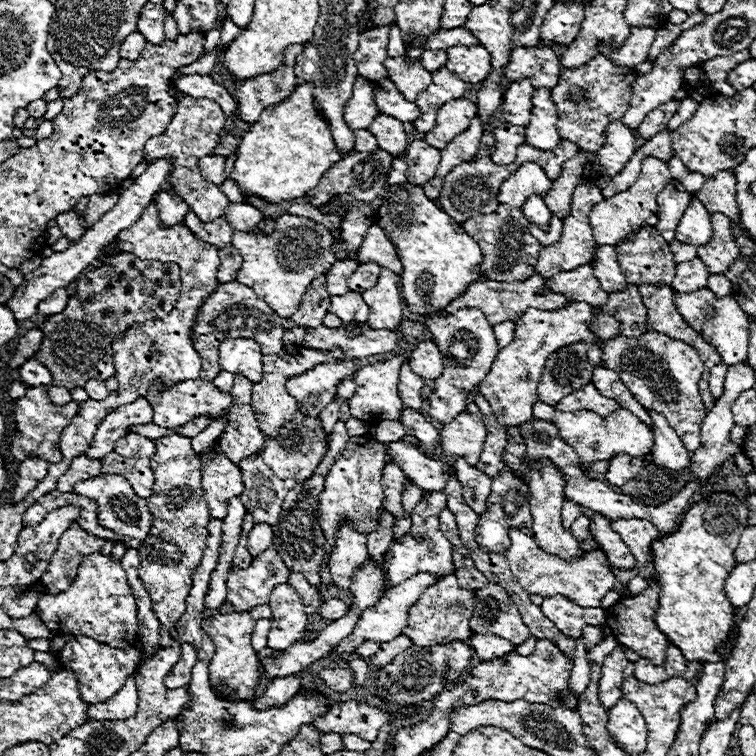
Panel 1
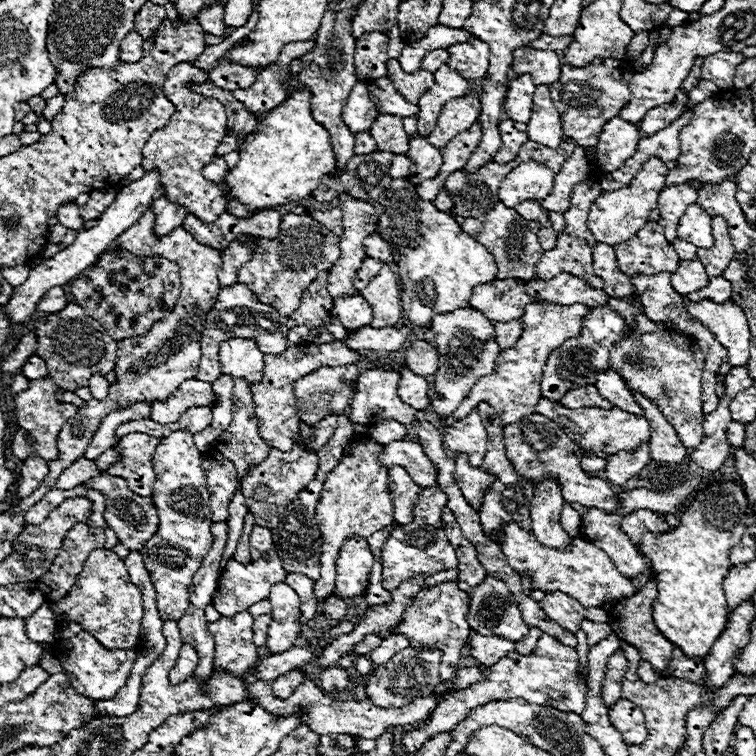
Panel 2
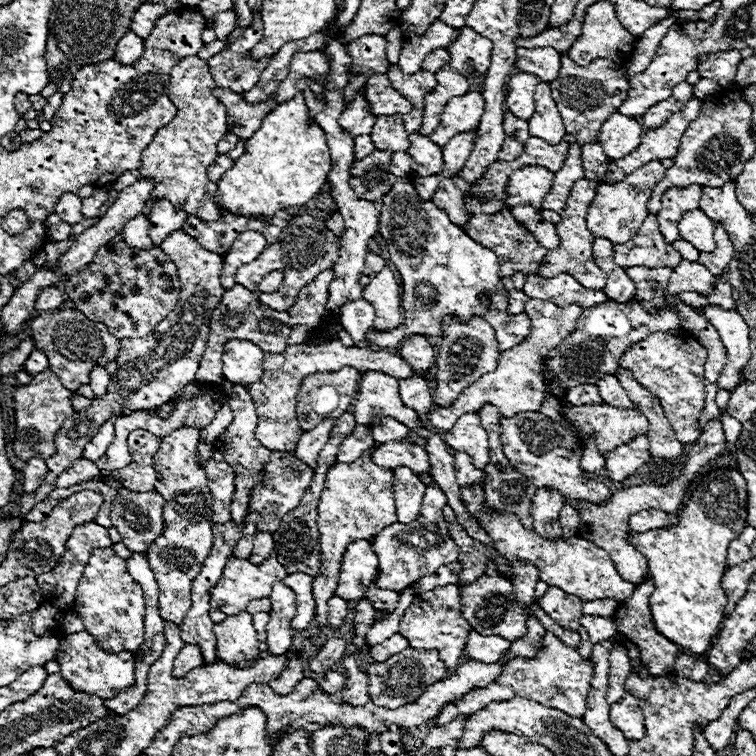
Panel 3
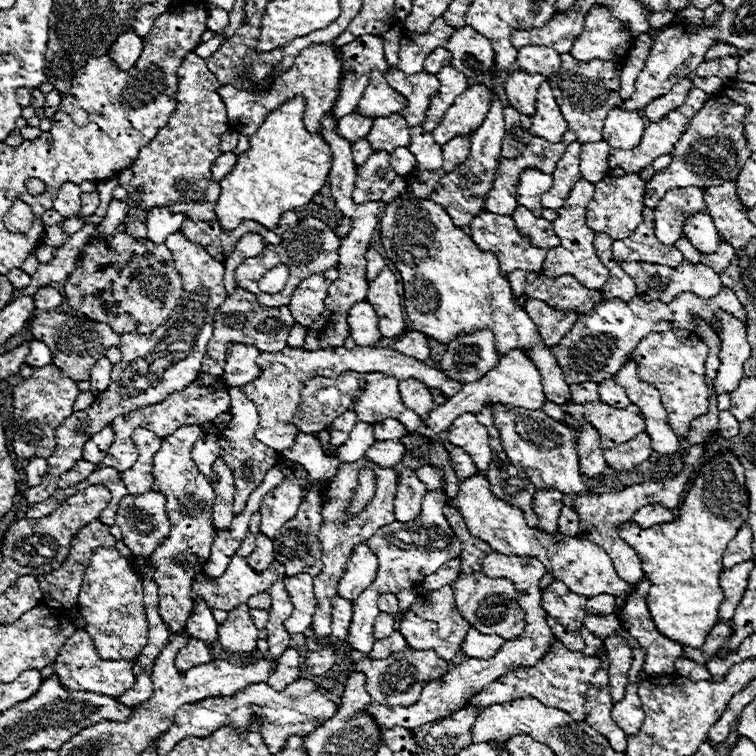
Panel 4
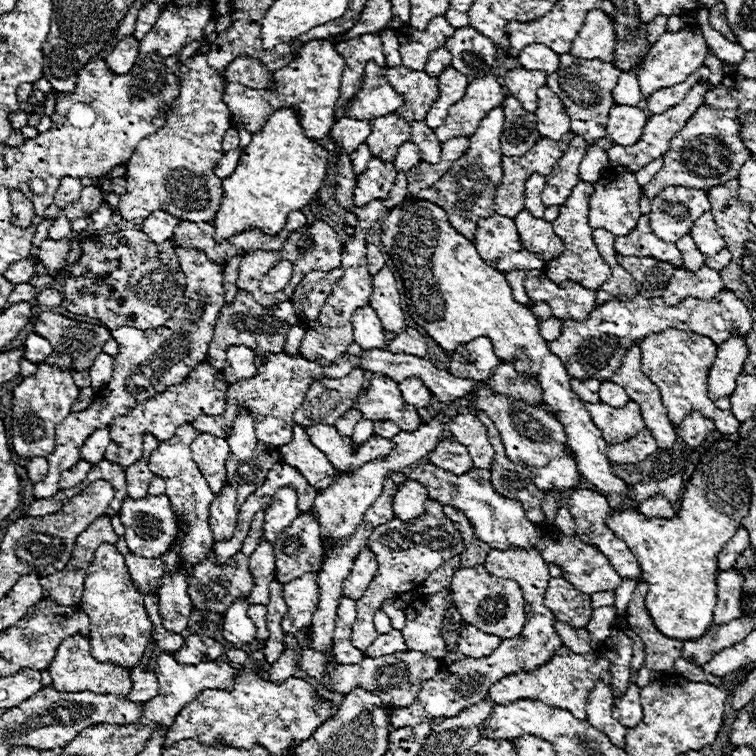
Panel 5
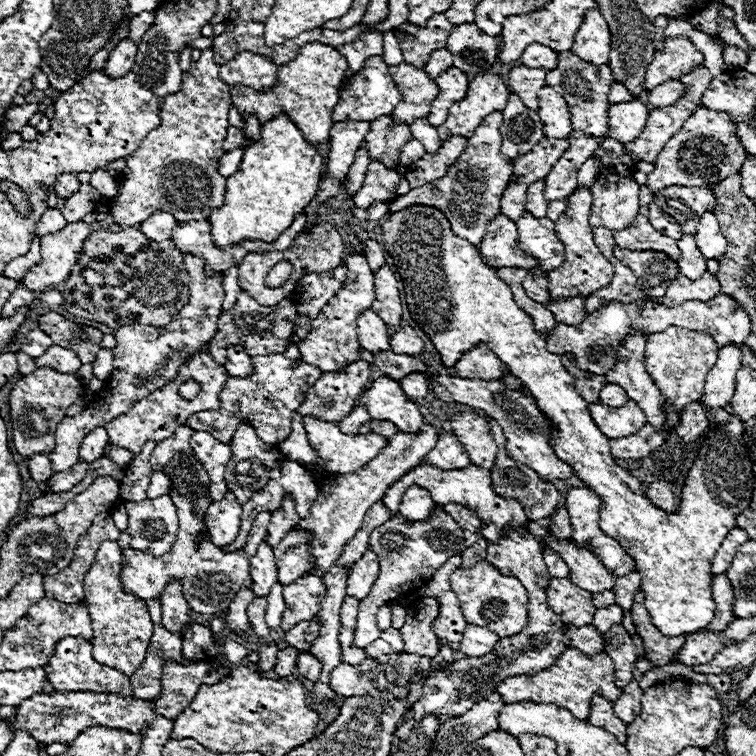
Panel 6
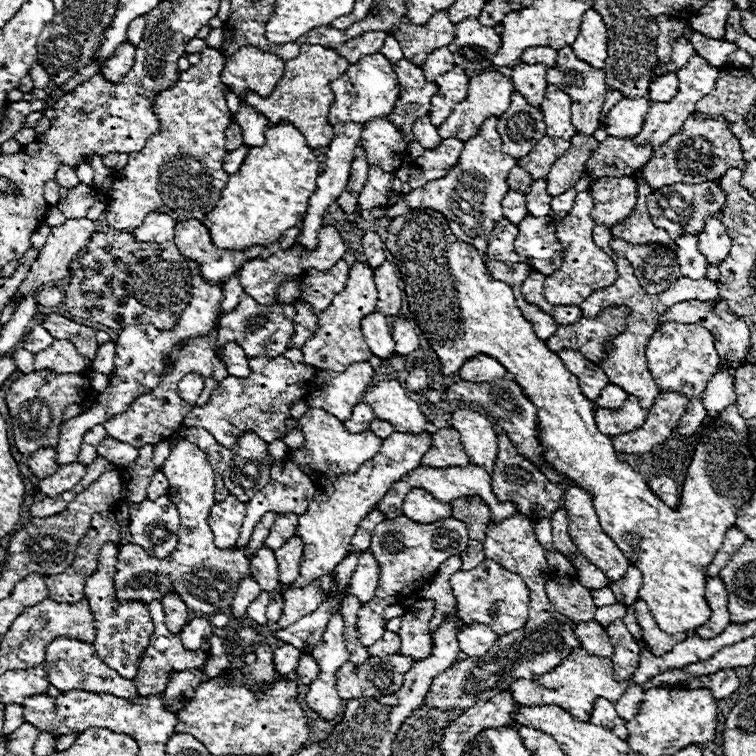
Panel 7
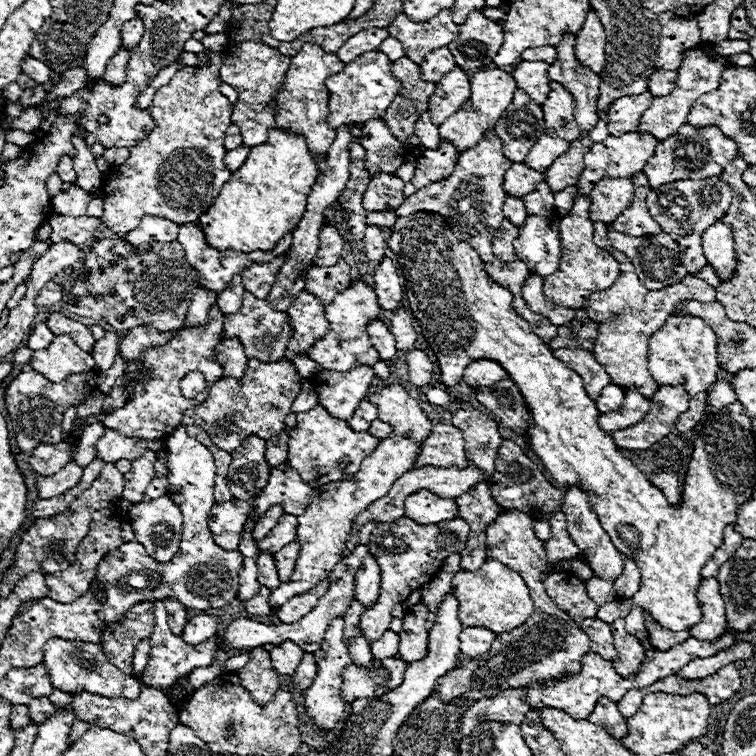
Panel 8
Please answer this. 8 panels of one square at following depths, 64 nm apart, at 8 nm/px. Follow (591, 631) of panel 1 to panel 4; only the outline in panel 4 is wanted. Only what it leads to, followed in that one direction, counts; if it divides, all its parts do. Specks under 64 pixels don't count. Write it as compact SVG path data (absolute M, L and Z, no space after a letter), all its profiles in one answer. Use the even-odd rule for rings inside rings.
M610 614L610 616L604 616L604 618L598 618L598 616L586 616L586 620L584 620L584 626L588 628L588 630L592 630L594 634L598 634L598 636L602 636L602 638L606 638L606 636L610 636L612 632L616 632L616 630L620 630L622 626L620 626L620 620L618 620L618 616L614 616L614 614Z

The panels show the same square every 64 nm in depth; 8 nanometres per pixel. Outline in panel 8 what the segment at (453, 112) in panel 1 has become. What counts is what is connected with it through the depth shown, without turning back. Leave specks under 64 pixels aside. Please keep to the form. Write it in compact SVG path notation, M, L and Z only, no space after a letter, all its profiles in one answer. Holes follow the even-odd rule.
M482 68L480 72L472 74L470 82L472 82L470 100L462 106L462 110L458 110L454 116L450 116L450 120L446 120L440 126L440 138L454 144L454 148L458 152L464 152L464 150L476 146L482 140L484 132L492 130L496 126L496 120L510 106L512 96L518 88L514 76L506 70L500 70L500 68Z

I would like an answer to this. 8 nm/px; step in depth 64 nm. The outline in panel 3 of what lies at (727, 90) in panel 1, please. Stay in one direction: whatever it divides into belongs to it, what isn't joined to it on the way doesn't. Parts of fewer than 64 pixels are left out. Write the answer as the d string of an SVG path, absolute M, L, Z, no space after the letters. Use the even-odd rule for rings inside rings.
M738 50L711 53L706 61L698 64L697 70L702 78L718 80L722 88L730 88L734 84L736 66L740 60L742 56Z

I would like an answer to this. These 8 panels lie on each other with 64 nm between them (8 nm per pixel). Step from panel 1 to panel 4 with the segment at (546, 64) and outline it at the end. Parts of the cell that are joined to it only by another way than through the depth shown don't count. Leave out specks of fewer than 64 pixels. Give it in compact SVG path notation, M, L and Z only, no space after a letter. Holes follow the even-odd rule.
M524 46L518 50L518 66L524 72L542 72L550 78L560 68L560 54L548 46Z

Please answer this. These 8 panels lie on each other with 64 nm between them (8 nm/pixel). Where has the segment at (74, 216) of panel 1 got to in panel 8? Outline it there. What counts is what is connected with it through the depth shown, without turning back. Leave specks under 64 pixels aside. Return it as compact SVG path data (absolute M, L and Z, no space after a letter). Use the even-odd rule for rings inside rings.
M68 154L60 158L58 176L60 176L64 182L74 182L74 178L76 178L76 172L74 172L74 168L72 168L72 158L70 158Z

